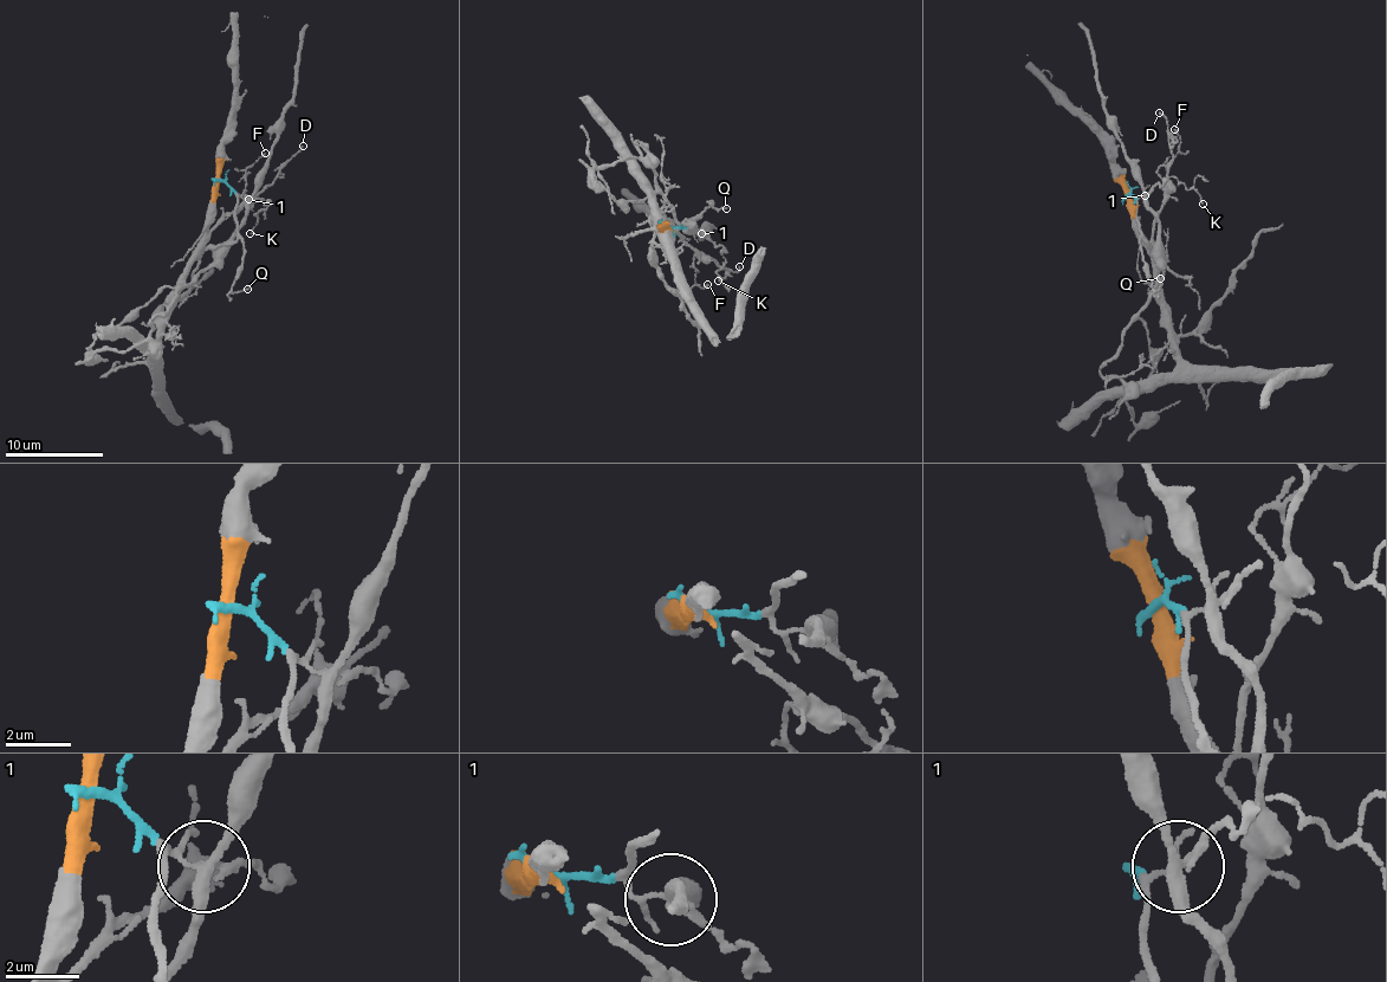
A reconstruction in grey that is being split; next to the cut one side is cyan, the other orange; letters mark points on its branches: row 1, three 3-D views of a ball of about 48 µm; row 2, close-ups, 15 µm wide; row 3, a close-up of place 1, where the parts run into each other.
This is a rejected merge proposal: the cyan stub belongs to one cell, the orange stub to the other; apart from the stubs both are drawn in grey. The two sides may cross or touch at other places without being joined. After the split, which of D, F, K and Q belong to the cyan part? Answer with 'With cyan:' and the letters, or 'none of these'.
With cyan: K, Q

